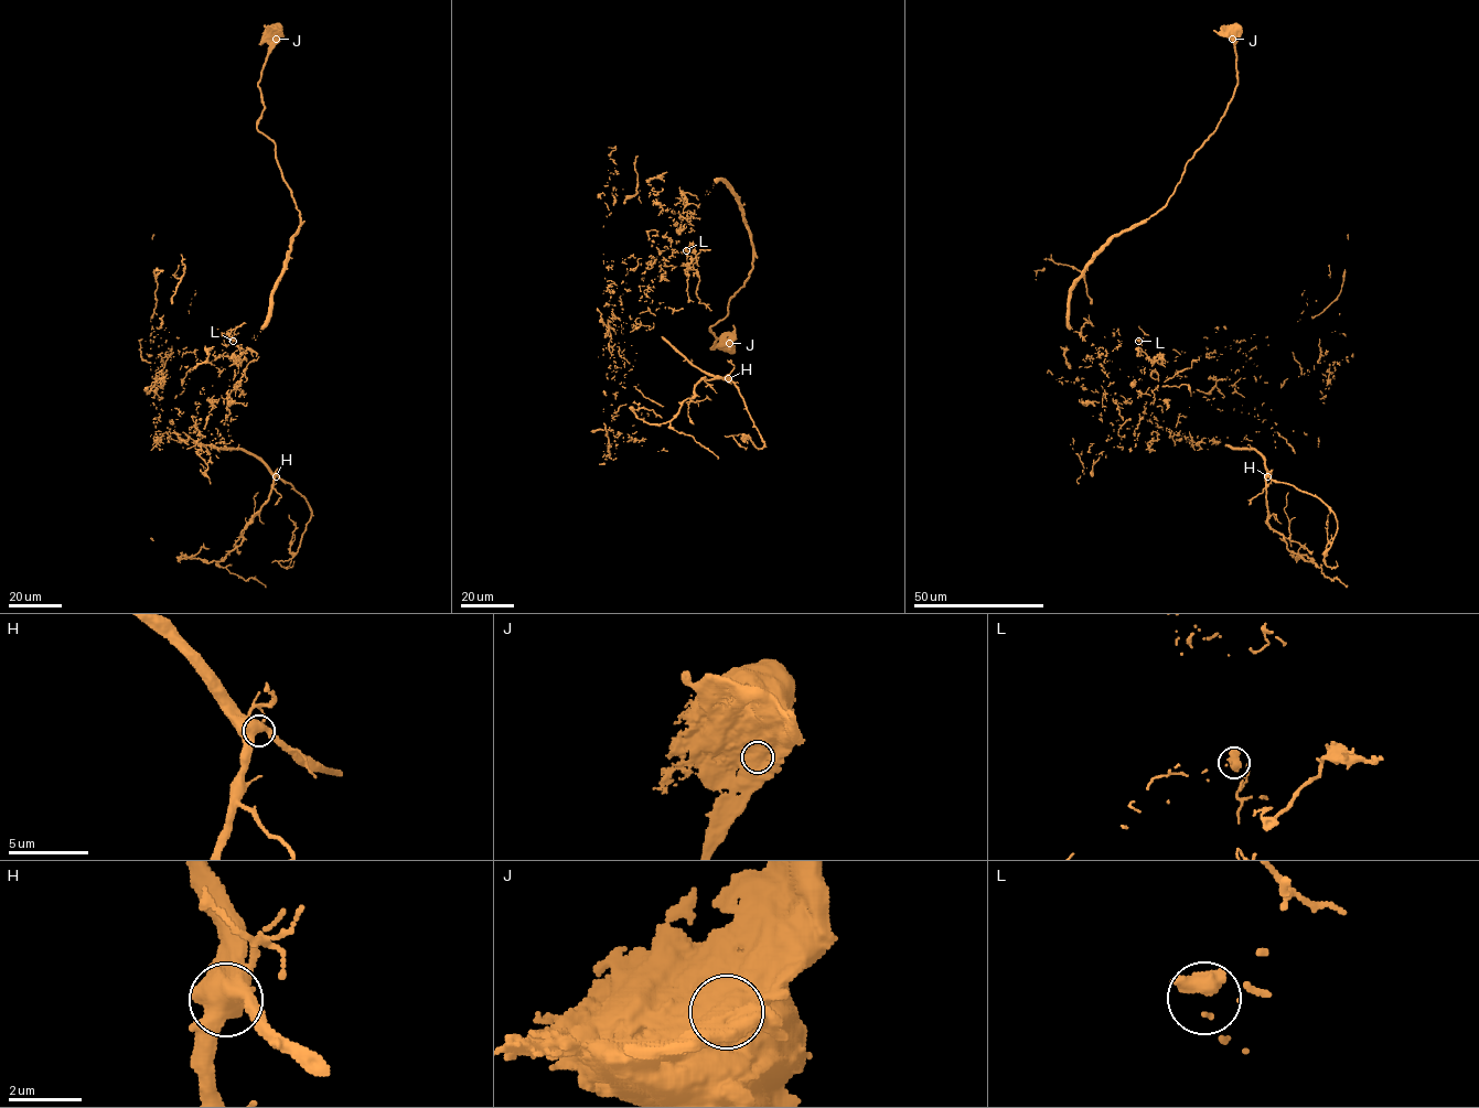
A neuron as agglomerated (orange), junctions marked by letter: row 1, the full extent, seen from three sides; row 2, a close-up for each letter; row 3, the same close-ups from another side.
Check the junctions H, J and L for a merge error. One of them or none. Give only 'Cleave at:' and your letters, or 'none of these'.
Cleave at: none of these

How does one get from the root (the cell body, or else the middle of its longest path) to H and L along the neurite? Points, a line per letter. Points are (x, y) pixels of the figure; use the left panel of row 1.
H: (274, 31), (257, 128), (299, 227), (269, 320), (234, 361), (227, 431), (186, 434), (276, 476)
L: (274, 31), (257, 128), (275, 143), (299, 227), (269, 320), (240, 352), (233, 341)

